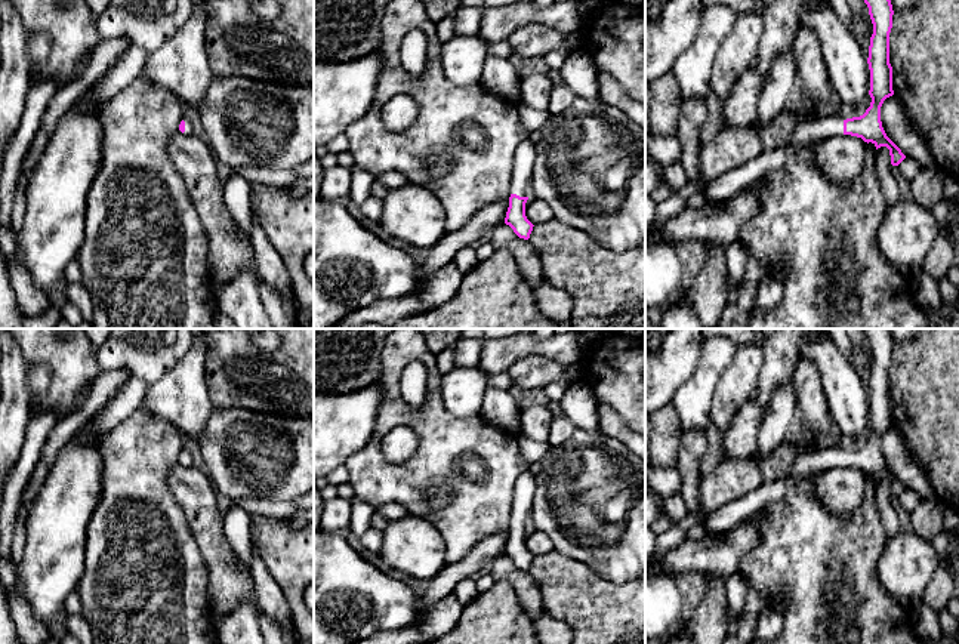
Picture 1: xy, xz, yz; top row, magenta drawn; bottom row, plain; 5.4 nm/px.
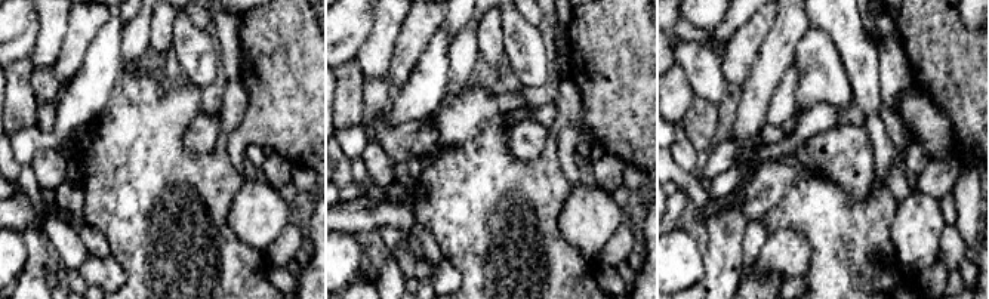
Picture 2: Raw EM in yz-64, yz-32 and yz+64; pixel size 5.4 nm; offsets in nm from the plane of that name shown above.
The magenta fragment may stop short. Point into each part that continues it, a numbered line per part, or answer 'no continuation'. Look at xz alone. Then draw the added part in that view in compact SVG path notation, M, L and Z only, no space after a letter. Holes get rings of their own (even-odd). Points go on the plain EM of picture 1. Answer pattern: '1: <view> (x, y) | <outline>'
1: xz (524, 486) | M530 471L522 472L515 481L511 526L528 529L530 511L534 503L534 487L534 474Z

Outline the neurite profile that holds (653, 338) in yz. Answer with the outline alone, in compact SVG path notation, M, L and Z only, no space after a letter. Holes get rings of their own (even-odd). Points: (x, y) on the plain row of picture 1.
M648 329L648 330L645 330L645 354L653 354L659 349L667 330L669 329Z

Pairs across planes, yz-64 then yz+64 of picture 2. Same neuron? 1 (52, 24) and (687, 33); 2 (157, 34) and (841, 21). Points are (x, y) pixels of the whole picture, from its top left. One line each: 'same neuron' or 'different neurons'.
1: different neurons
2: different neurons

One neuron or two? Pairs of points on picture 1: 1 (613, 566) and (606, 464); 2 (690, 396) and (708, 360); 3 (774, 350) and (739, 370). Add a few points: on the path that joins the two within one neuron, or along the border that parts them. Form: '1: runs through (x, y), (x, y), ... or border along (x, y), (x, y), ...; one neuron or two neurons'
1: runs through (595, 541), (594, 489); one neuron
2: runs through (699, 387), (708, 369); one neuron
3: border along (761, 345), (762, 367), (754, 387); two neurons

